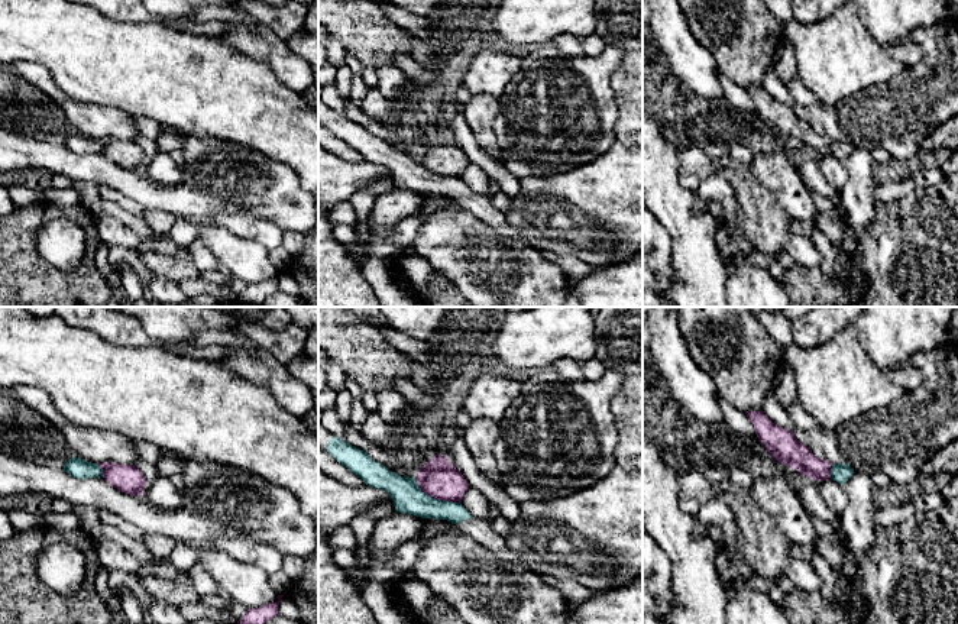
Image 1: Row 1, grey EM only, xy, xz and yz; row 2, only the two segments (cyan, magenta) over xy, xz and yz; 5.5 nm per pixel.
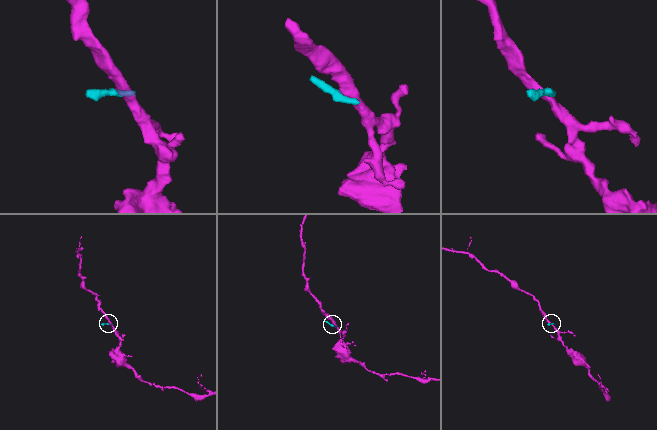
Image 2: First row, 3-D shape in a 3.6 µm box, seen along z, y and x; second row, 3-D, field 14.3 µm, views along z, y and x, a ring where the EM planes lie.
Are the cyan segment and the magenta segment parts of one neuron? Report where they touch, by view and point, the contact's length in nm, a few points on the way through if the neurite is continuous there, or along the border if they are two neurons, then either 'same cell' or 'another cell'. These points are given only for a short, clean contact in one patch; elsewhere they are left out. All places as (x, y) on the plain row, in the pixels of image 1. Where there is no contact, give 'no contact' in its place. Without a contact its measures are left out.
meets cyan in xz at (434, 174); contact 280 nm long; border along xz (416, 155), (418, 162), (427, 170), (439, 175), (460, 178); another cell

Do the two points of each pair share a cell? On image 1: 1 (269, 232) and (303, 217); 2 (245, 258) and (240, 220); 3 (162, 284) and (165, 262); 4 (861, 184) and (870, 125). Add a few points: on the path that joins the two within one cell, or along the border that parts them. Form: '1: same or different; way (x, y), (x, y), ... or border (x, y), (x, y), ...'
1: different; border (248, 213), (271, 220), (282, 232)
2: different; border (214, 220), (236, 235), (258, 242), (268, 251)
3: different; border (155, 274), (175, 283)
4: different; border (854, 146), (870, 151)

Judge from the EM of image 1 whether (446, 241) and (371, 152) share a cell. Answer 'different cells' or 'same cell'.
different cells

